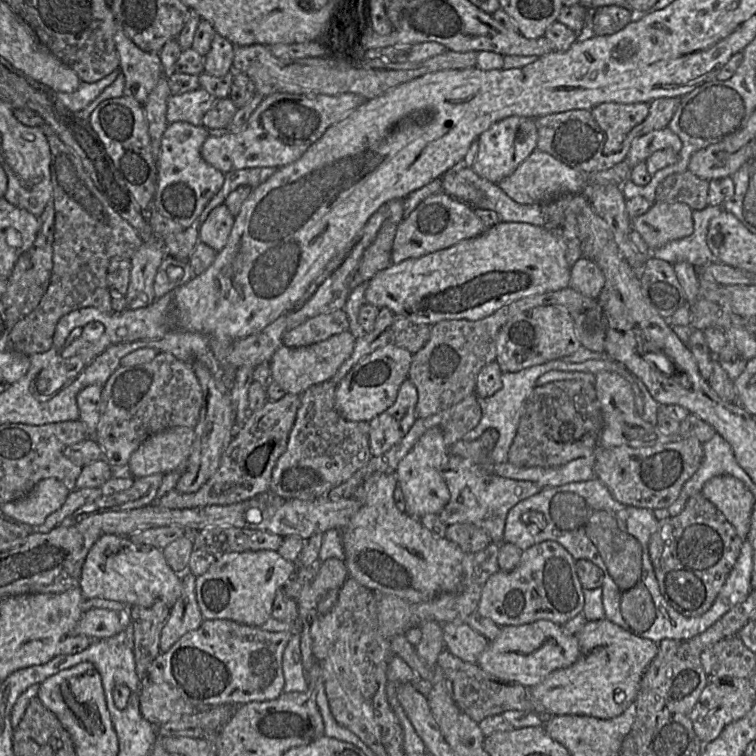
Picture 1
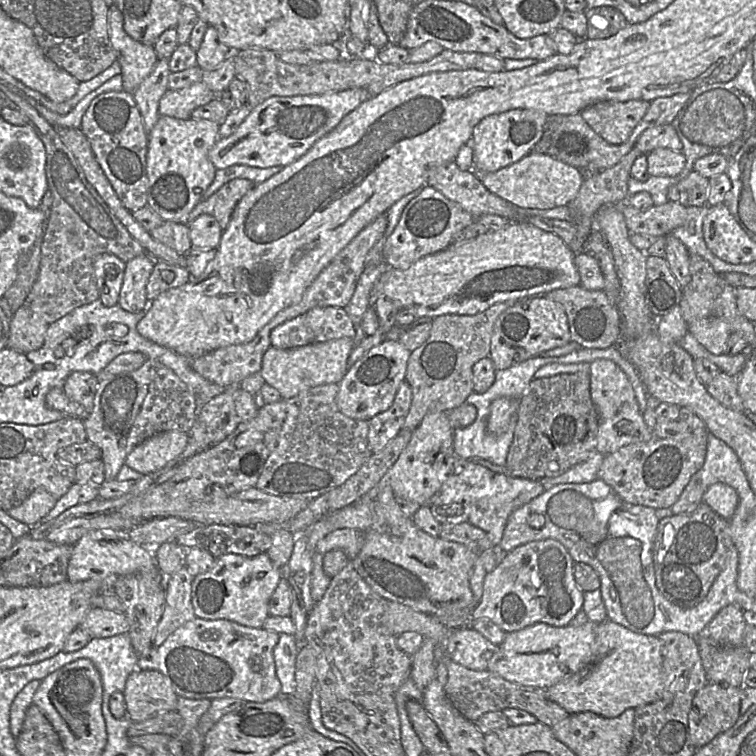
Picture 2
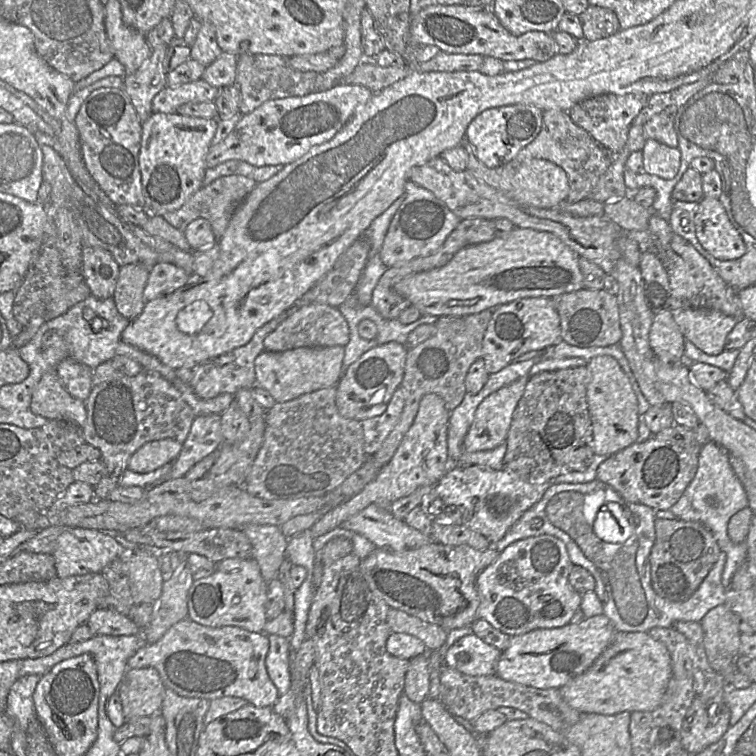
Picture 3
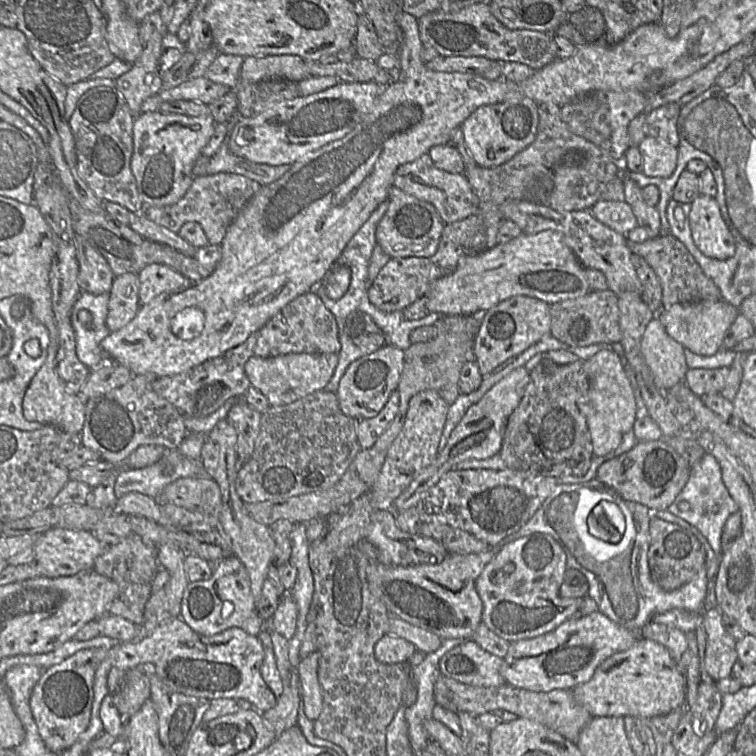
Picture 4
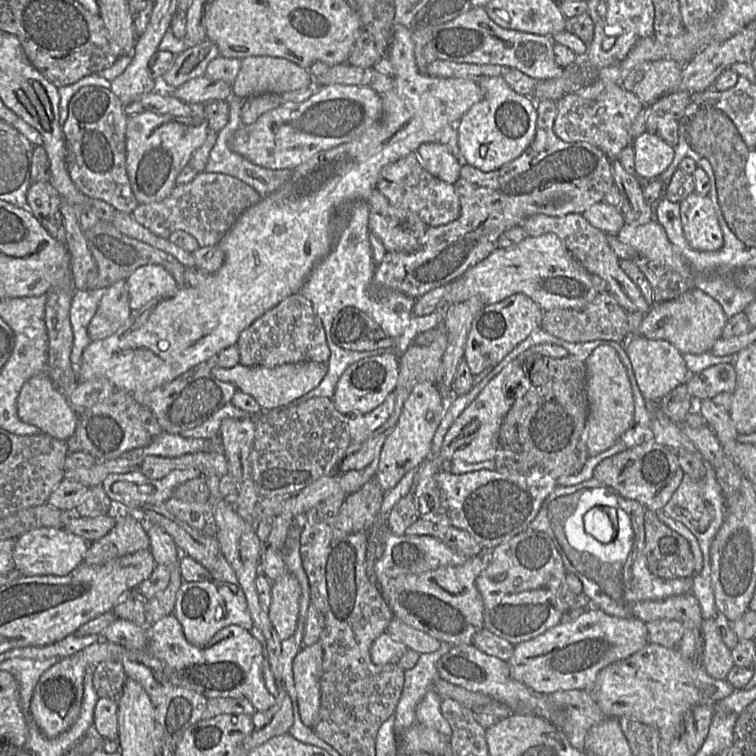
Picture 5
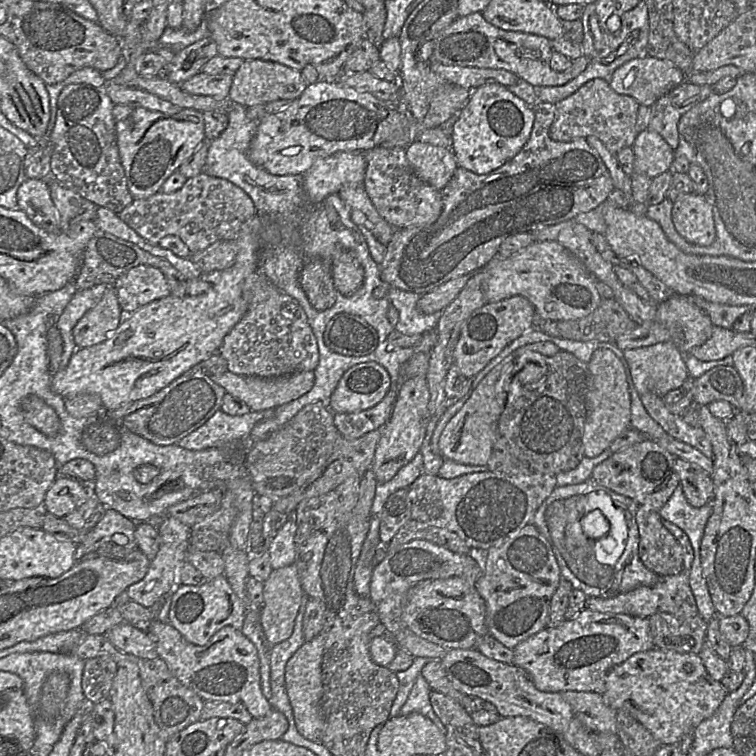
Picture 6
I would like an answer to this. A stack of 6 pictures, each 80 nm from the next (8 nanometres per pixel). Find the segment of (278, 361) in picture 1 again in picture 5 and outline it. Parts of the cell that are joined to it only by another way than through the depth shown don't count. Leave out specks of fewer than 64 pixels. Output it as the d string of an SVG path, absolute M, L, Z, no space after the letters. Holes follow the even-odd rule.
M303 361L276 367L248 367L237 364L229 369L214 368L212 373L217 379L235 385L238 391L251 395L263 410L271 410L293 404L301 396L317 387L327 370L326 362Z

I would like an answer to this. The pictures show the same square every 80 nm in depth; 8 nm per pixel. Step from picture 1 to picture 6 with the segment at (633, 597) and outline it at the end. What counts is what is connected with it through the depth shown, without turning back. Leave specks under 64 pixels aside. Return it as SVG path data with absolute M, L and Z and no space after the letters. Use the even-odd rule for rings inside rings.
M589 479L581 484L557 486L538 508L531 523L549 543L560 568L561 578L569 581L574 589L583 591L587 597L610 598L640 586L654 585L660 579L639 558L639 530L636 522L639 506L634 500ZM593 510L600 510L610 524L608 534L598 540L588 537L582 529L582 519Z

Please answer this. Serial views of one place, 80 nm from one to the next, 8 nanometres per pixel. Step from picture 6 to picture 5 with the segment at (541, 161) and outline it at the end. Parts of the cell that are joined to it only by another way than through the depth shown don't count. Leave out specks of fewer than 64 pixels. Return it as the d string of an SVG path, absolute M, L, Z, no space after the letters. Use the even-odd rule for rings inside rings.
M553 100L535 101L537 110L536 133L531 144L524 152L491 172L482 172L468 164L462 165L458 180L453 183L460 201L459 217L445 225L429 226L424 233L420 247L411 253L387 252L376 267L369 296L379 300L380 290L393 290L414 299L425 293L444 286L463 275L469 268L487 258L496 248L503 232L520 226L533 215L544 214L562 217L568 214L583 214L594 204L602 202L605 195L615 185L611 160L599 148L587 142L565 142L553 130L557 117L557 105Z

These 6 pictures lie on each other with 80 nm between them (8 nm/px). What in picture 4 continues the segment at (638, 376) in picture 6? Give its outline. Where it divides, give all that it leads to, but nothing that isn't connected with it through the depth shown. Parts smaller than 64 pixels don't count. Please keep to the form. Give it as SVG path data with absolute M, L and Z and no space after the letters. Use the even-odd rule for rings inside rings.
M658 316L648 323L641 340L641 353L660 391L683 382L688 370L684 347L670 337Z

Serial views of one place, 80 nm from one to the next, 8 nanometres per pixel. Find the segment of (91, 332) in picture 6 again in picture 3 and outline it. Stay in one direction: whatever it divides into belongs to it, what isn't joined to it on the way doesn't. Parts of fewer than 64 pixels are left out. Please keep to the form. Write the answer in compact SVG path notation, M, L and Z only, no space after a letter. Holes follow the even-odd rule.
M134 263L120 269L112 298L119 313L130 321L137 318L145 306L143 291L150 267Z

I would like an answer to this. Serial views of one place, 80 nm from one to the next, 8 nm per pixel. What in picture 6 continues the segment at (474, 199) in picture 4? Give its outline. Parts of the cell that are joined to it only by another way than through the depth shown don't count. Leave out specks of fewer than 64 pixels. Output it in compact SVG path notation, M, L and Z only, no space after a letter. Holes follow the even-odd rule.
M375 147L363 152L367 167L363 186L379 215L396 229L432 223L441 214L441 191L422 181L410 166L404 148Z

